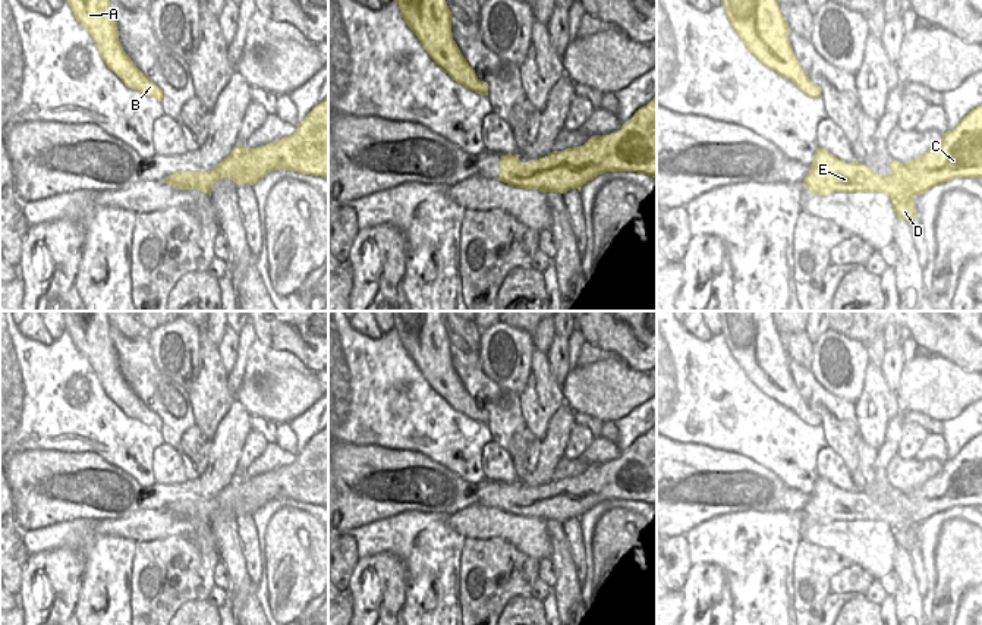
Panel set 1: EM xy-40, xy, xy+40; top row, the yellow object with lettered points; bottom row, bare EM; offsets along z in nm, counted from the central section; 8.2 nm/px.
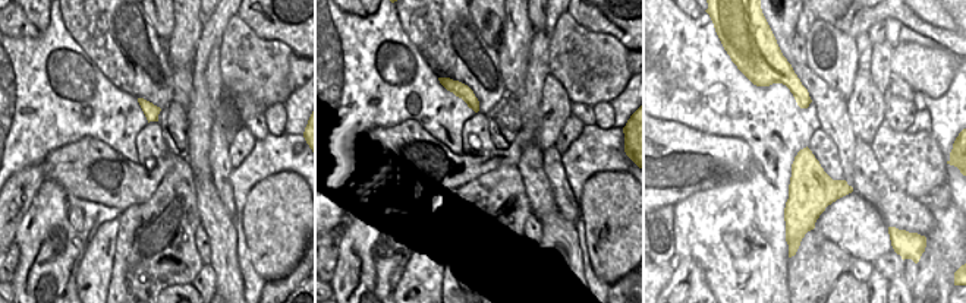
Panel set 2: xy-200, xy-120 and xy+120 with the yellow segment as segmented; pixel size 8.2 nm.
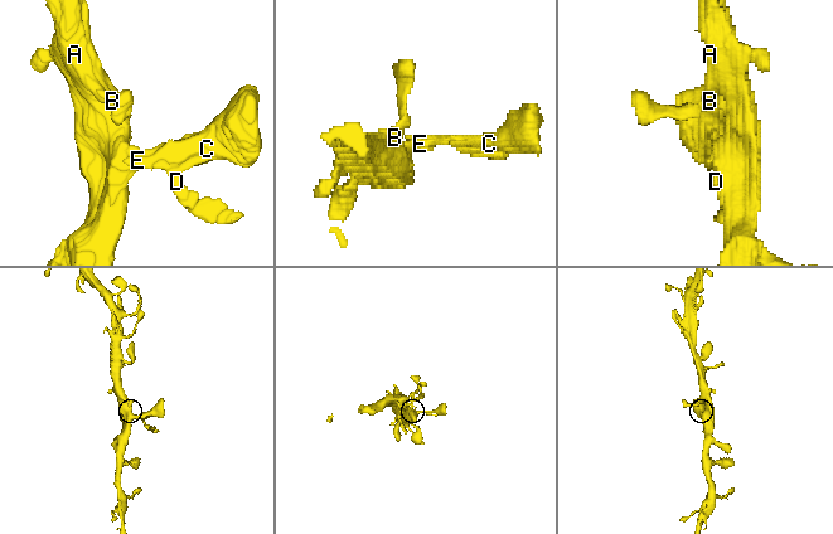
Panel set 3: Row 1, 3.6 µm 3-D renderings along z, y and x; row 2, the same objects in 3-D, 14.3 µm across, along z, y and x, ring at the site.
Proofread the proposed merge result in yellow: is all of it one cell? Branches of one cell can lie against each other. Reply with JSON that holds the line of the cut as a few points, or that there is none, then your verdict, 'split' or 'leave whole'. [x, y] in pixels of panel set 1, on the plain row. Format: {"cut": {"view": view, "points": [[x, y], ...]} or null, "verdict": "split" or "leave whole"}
{"cut": null, "verdict": "leave whole"}

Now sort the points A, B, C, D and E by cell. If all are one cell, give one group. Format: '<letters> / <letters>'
A B C D E

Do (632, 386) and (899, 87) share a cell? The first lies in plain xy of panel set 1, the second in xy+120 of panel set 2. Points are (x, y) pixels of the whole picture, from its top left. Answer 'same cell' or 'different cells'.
different cells

